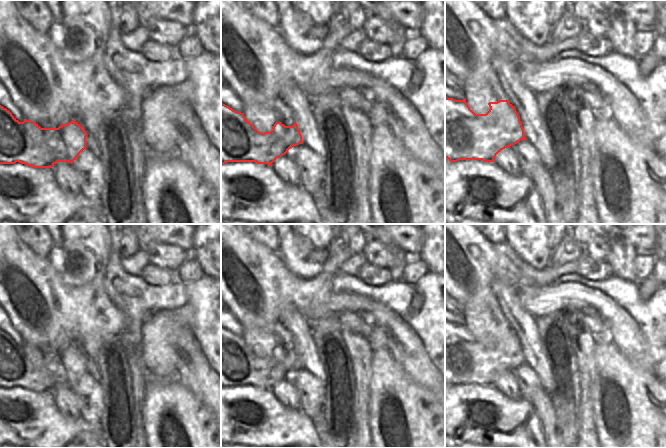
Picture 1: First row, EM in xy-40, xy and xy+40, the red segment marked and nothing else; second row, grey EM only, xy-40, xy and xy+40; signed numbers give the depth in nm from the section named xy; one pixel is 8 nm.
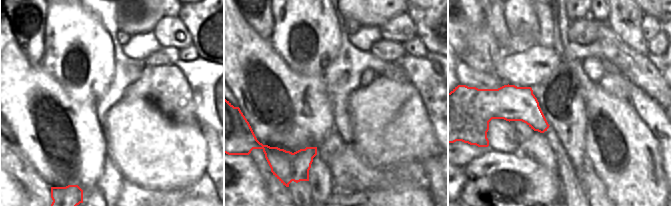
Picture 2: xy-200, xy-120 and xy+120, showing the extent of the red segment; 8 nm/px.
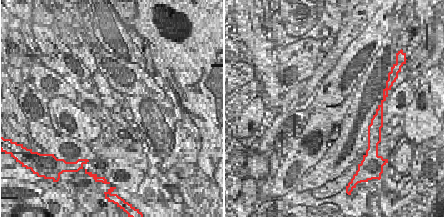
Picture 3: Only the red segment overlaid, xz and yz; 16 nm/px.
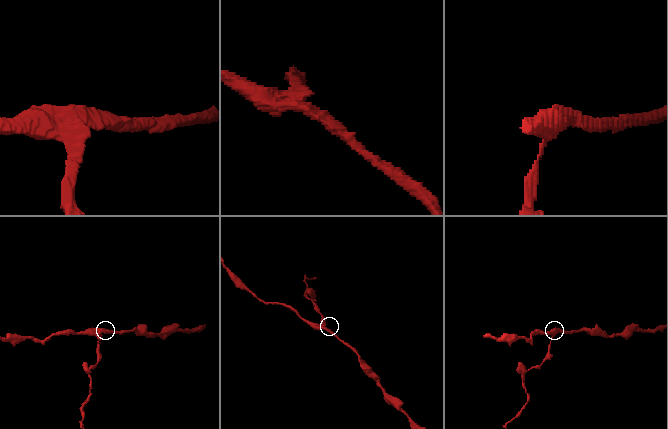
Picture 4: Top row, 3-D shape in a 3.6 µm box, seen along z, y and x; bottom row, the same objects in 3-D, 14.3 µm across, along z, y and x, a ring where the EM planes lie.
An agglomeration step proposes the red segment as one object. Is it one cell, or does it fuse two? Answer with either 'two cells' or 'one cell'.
two cells

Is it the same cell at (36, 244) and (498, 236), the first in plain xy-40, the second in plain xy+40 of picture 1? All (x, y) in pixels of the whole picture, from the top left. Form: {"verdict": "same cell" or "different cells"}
{"verdict": "same cell"}

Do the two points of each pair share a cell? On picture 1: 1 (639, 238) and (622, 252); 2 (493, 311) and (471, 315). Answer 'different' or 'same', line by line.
1: different
2: same

